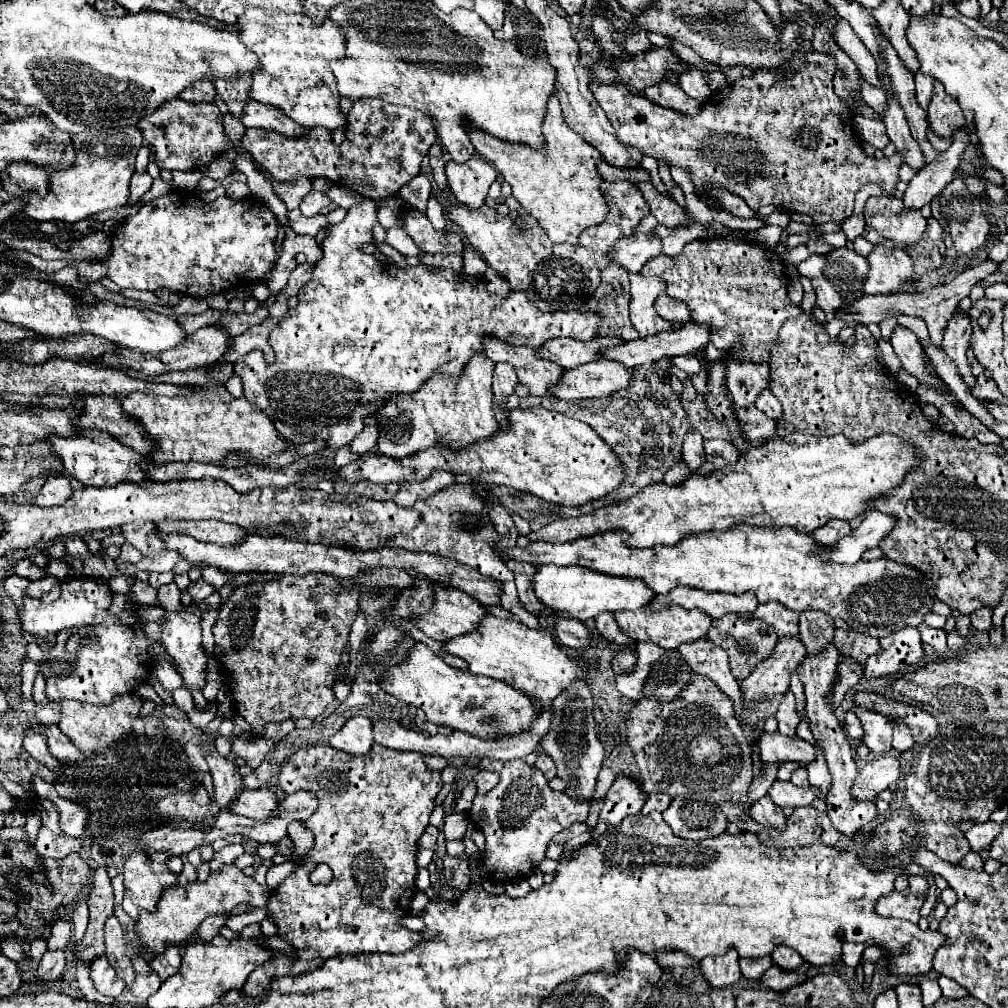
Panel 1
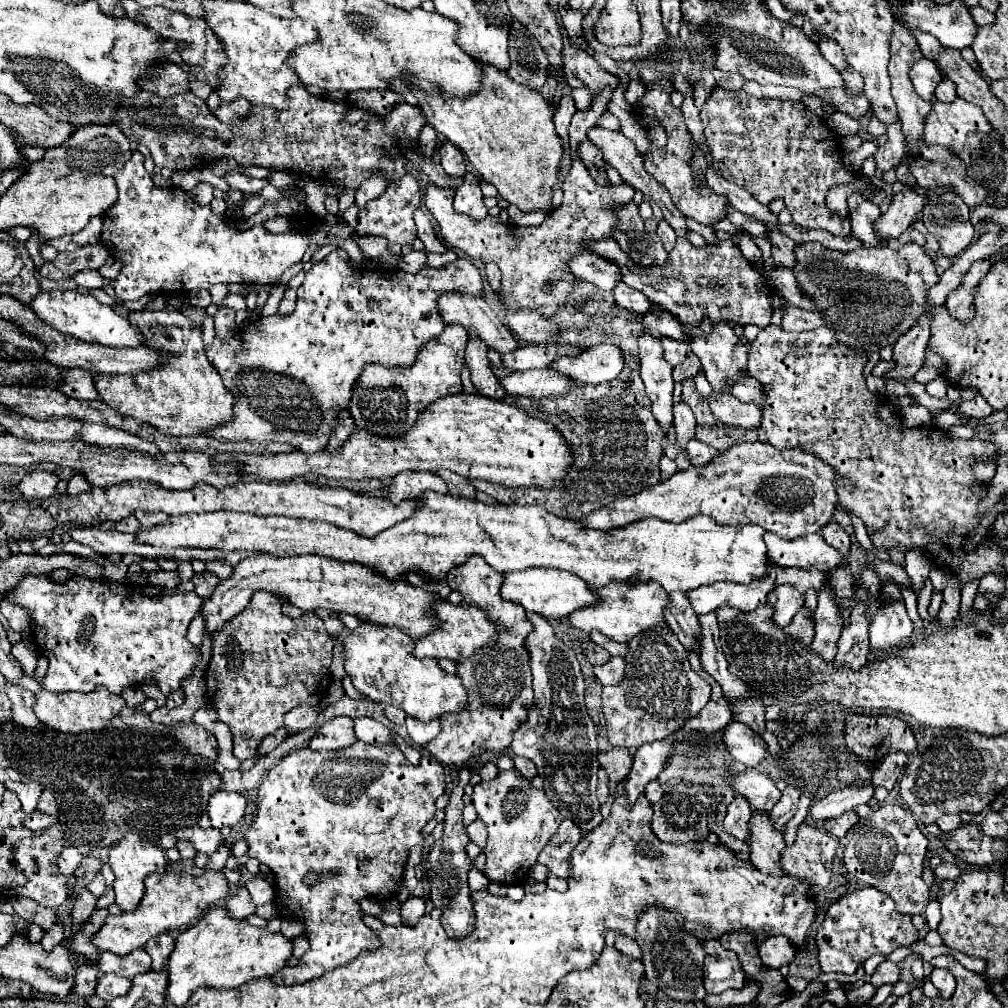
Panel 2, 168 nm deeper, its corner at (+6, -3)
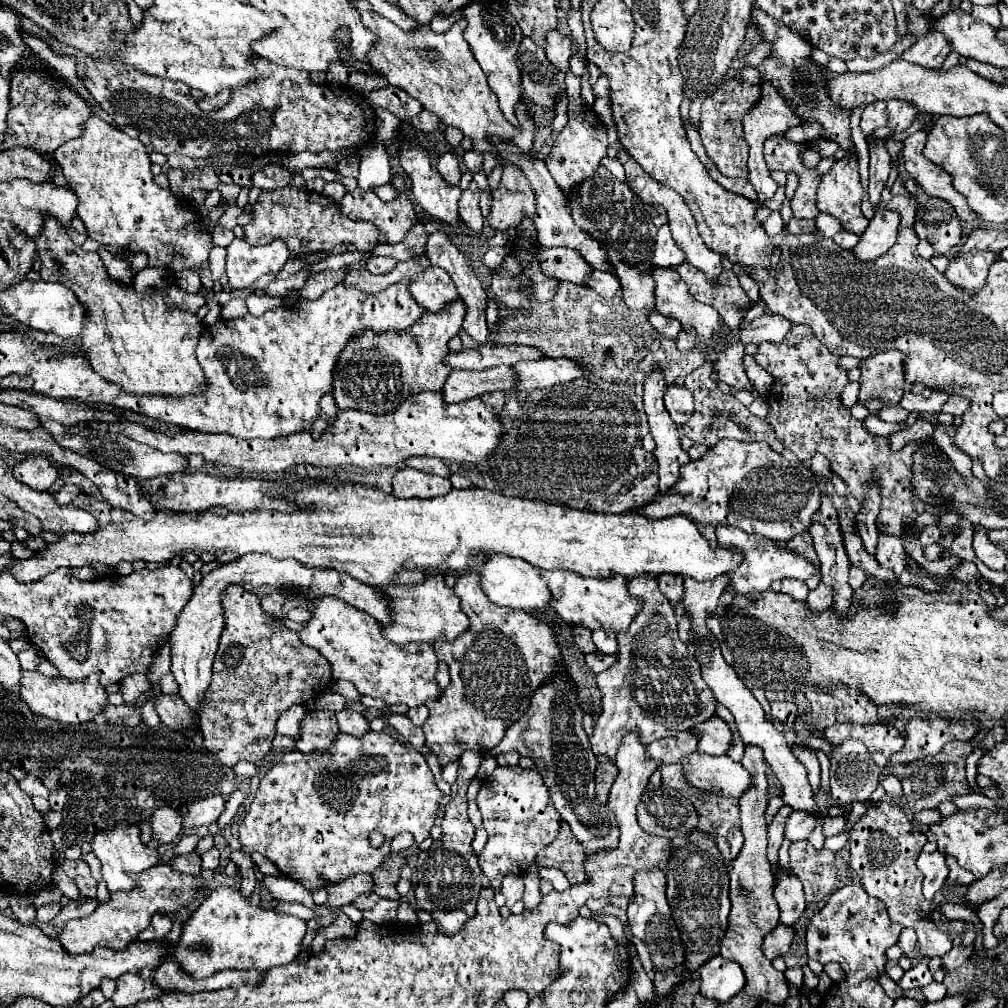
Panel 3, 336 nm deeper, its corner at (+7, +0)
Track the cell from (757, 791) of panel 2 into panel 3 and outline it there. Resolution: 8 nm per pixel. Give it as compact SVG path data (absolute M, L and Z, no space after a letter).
M695 751L685 755L681 765L683 777L689 785L717 795L739 799L739 795L751 785L751 775L747 775L741 763L731 761L727 755L713 757Z

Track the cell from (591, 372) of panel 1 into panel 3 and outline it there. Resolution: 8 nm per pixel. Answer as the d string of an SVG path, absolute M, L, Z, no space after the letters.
M491 367L487 371L451 371L441 395L445 403L463 403L491 391L511 391L511 367Z

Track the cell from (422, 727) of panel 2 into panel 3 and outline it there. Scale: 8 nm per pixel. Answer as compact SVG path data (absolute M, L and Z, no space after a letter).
M425 705L415 707L415 709L409 709L409 711L407 711L407 717L409 717L415 725L419 725L419 727L421 727L421 723L423 723L423 721L427 721L427 715L429 715L429 711L427 711L427 707L425 707Z

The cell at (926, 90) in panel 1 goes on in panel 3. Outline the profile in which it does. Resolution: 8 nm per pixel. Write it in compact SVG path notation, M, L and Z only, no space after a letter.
M931 31L927 33L927 37L919 39L919 43L915 43L913 47L909 47L901 59L909 61L909 63L917 63L921 67L929 67L929 69L939 69L945 61L945 57L951 53L951 45L945 39L945 35L941 31Z

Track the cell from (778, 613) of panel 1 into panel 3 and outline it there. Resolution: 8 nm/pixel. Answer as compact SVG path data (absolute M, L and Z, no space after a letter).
M783 579L779 583L775 583L777 591L783 591L783 593L789 593L795 601L805 601L807 599L807 585L799 579Z

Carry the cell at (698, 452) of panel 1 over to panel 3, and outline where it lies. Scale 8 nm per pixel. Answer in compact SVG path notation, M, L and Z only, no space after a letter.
M669 385L665 395L665 407L677 425L683 425L693 415L693 395L683 385Z

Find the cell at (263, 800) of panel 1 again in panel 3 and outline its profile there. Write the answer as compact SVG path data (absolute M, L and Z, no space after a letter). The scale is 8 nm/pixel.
M219 795L203 801L195 801L189 805L187 813L183 815L183 827L191 829L201 825L211 825L215 819L219 819L219 815L223 813L223 807L225 807L225 799Z

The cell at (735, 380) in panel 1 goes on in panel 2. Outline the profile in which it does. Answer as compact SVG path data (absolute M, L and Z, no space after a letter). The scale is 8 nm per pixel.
M702 320L702 328L686 328L688 334L692 334L692 352L700 358L704 376L708 378L710 386L716 392L722 392L722 388L732 388L744 374L748 366L748 350L746 344L734 334L734 330L728 326L728 322L720 322L718 326L710 326L708 320Z

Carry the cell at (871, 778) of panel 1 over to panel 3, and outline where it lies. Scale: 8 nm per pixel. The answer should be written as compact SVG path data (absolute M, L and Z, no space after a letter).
M793 811L785 823L785 837L791 843L805 841L807 835L811 835L813 825L815 825L815 819L811 819L811 815L803 815L801 811Z

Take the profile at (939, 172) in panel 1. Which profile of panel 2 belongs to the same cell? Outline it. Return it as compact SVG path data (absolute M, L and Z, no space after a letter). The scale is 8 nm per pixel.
M906 186L900 194L896 194L890 202L888 212L876 220L876 232L880 238L898 238L898 234L902 234L922 212L928 196L918 194L914 188L916 186Z

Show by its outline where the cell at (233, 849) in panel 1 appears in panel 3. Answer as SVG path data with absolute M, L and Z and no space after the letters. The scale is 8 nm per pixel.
M215 847L209 849L209 851L205 851L201 855L201 859L203 859L203 863L201 863L203 869L217 869L219 867L219 851Z

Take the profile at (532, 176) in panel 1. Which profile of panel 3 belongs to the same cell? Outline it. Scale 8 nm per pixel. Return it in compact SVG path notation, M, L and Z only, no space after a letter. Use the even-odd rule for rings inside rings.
M355 1L353 5L359 11L363 25L375 33L375 43L369 49L367 59L373 65L373 69L381 71L387 77L391 85L397 85L405 89L411 97L419 99L419 103L427 111L439 115L443 125L461 129L465 137L473 139L473 149L479 153L491 151L497 157L497 151L485 139L485 135L489 133L499 137L509 137L523 151L531 151L535 139L533 129L537 129L535 121L527 119L527 111L523 111L523 107L519 107L519 121L523 123L523 131L515 131L515 127L511 127L503 119L499 111L497 95L491 91L487 83L487 75L481 71L479 63L475 63L475 57L471 55L471 49L463 37L467 25L465 19L457 19L447 33L435 33L427 25L415 31L403 31L389 19L377 15L367 1ZM421 51L437 51L439 55L425 59Z

